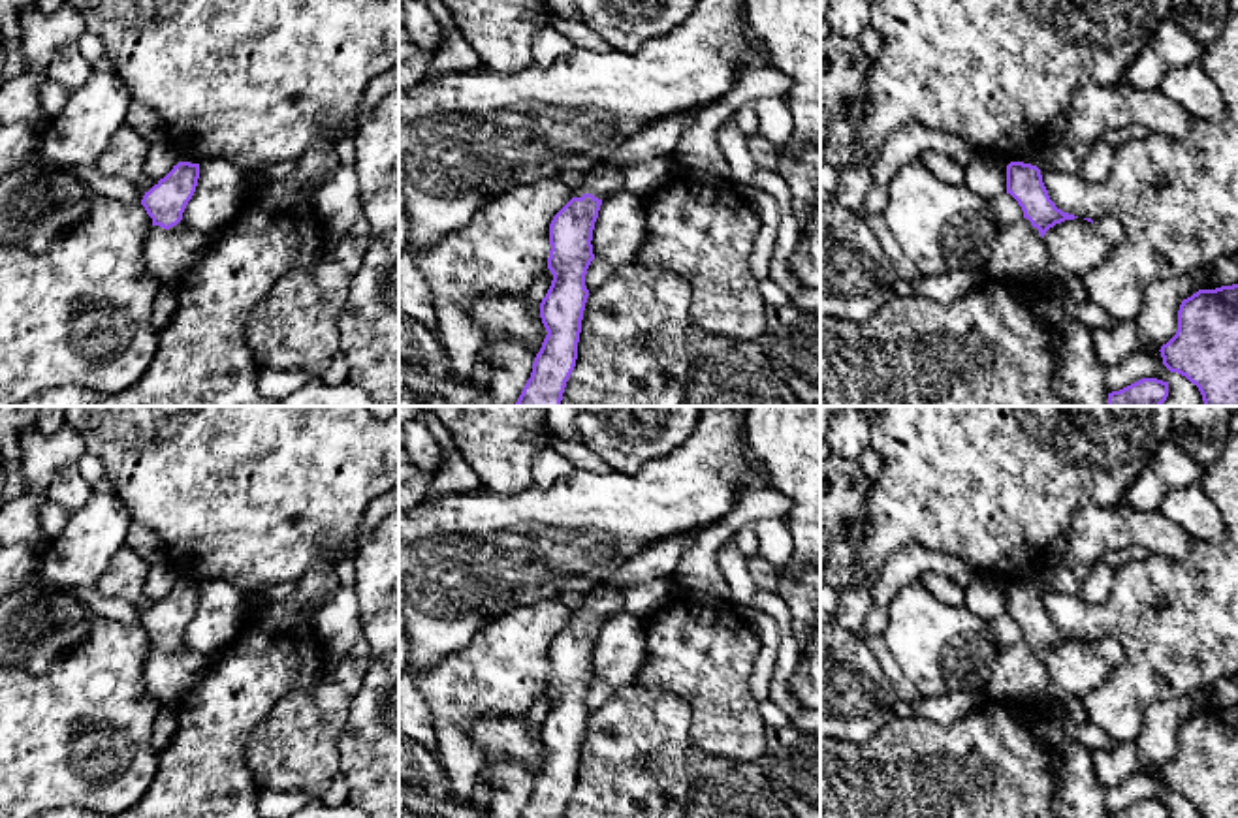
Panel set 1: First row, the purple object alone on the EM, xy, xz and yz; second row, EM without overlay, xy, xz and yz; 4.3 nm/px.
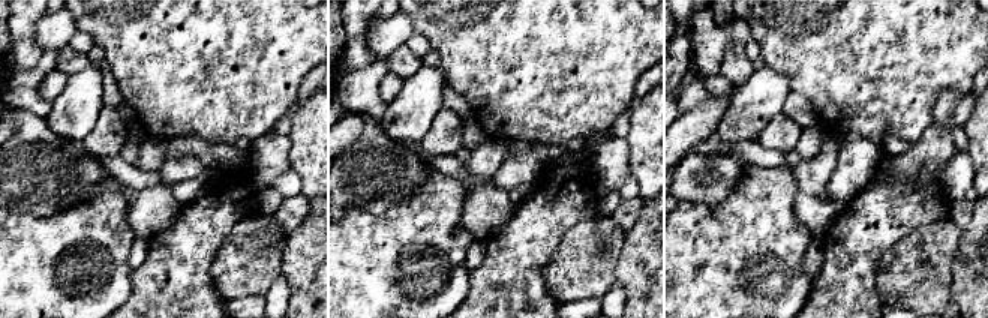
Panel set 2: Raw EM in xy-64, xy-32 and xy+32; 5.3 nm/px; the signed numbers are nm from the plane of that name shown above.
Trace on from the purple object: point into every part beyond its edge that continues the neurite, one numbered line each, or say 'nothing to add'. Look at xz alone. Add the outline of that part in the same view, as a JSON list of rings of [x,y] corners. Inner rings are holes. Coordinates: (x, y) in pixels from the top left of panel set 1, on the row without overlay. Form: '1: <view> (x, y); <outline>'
1: xz (661, 559); [[[700,530],[685,532],[647,545],[596,590],[587,592],[581,604],[574,607],[574,619],[593,615],[606,622],[613,615],[621,613],[625,609],[623,592],[645,581],[675,574],[683,551],[696,540],[698,532]]]

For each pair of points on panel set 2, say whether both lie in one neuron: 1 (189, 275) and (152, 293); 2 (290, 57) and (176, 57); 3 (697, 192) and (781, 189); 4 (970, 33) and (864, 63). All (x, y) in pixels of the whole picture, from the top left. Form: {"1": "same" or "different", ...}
{"1": "same", "2": "same", "3": "different", "4": "same"}

